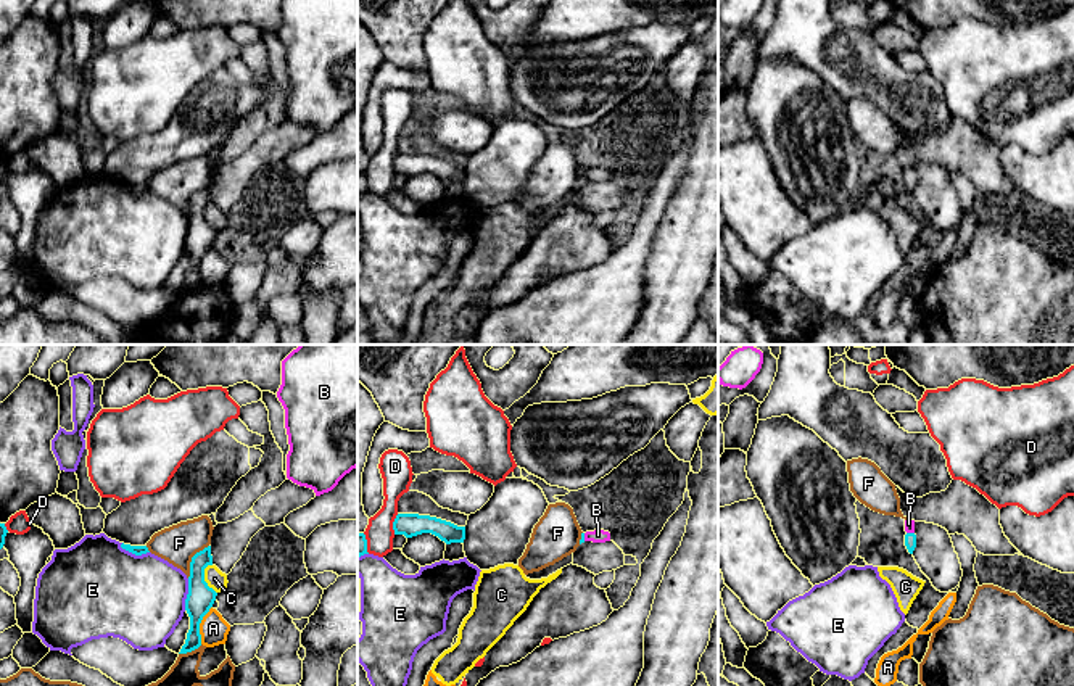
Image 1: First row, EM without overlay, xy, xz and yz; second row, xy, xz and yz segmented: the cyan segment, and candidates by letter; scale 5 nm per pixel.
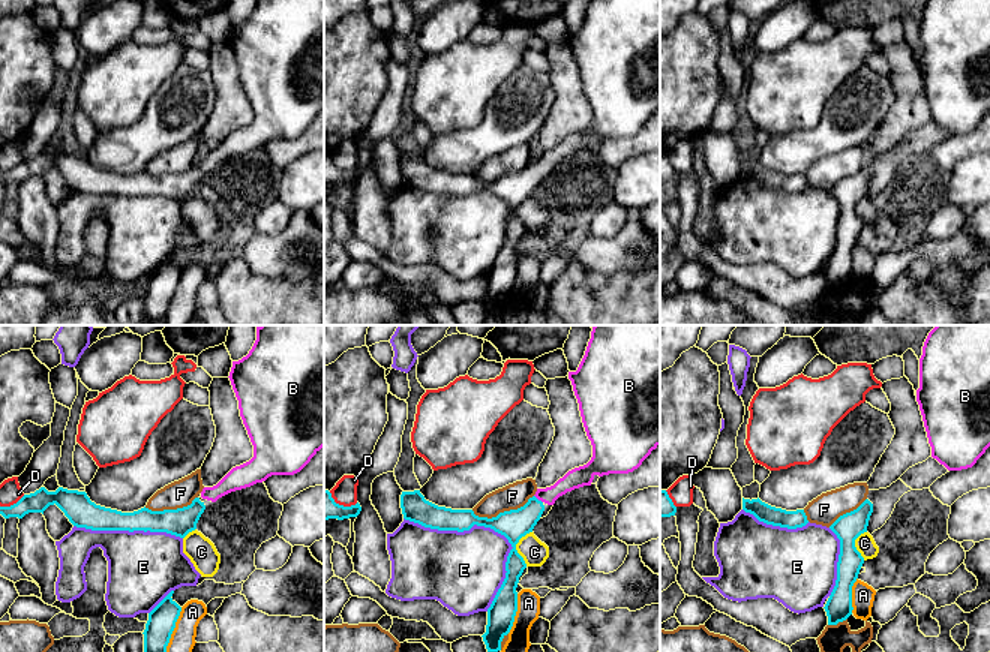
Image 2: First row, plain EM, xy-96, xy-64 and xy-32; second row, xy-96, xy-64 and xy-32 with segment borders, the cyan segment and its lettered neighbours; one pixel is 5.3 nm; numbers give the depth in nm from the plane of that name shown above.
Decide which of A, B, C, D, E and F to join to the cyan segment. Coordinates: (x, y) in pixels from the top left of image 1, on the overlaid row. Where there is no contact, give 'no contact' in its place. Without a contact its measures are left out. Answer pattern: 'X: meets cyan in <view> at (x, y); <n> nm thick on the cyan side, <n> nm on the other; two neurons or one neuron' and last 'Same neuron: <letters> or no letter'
A: meets cyan in xy at (198, 625); 140 nm thick on the cyan side, 140 nm on the other; two neurons
B: meets cyan in xz at (583, 537); 20 nm thick on the cyan side, 60 nm on the other; one neuron
C: meets cyan in xy at (203, 578); 140 nm thick on the cyan side, 90 nm on the other; two neurons
D: meets cyan in xz at (393, 524); 120 nm thick on the cyan side, 150 nm on the other; two neurons
E: meets cyan in xy at (134, 553); 50 nm thick on the cyan side, 480 nm on the other; two neurons
F: meets cyan in xy at (192, 559); 140 nm thick on the cyan side, 190 nm on the other; two neurons
Same neuron: B

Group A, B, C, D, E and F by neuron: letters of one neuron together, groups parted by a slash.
A / B / C / D / E / F

